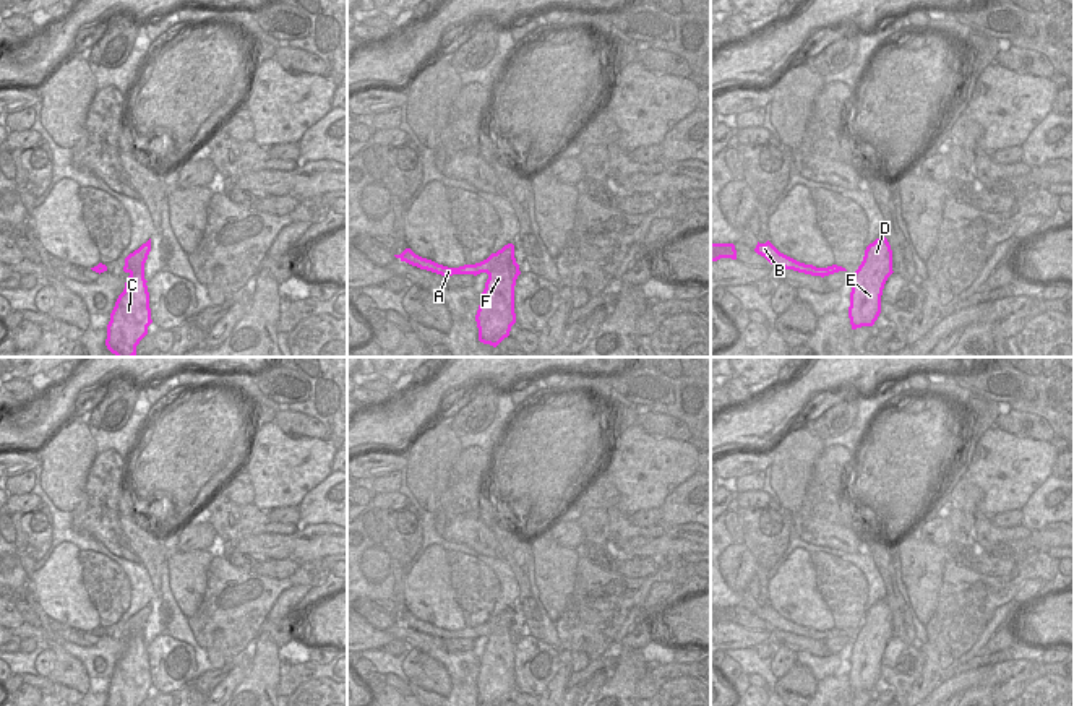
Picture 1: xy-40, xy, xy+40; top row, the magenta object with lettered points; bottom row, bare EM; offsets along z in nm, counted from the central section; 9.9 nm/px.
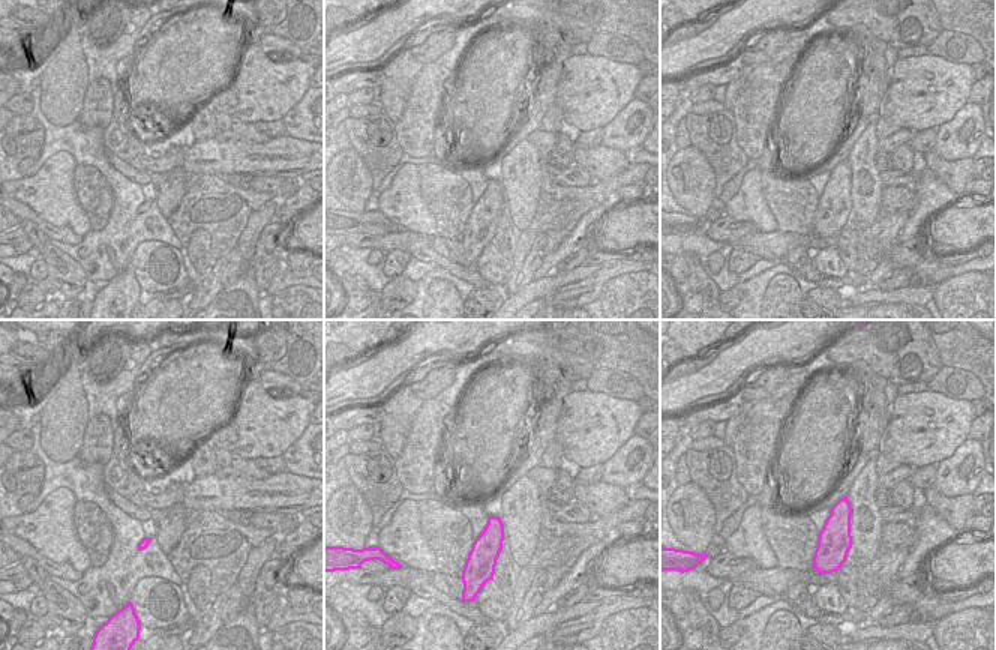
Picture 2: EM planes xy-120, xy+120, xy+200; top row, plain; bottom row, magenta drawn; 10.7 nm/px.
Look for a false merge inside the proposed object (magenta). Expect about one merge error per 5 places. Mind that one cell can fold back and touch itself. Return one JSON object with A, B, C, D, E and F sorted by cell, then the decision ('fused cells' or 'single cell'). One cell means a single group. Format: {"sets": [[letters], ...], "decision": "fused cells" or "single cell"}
{"sets": [["A", "B"], ["C", "D", "E", "F"]], "decision": "fused cells"}

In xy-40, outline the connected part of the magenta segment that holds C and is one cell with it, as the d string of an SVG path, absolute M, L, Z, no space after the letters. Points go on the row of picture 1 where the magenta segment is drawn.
M151 239L125 258L128 273L123 292L118 295L107 325L107 349L117 357L135 357L136 346L153 323L149 292L144 279L144 263L151 252Z

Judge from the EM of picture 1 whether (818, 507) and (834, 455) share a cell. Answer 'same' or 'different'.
same

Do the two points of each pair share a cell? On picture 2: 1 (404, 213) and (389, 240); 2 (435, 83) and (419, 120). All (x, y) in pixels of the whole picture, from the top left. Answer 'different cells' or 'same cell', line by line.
1: different cells
2: same cell

